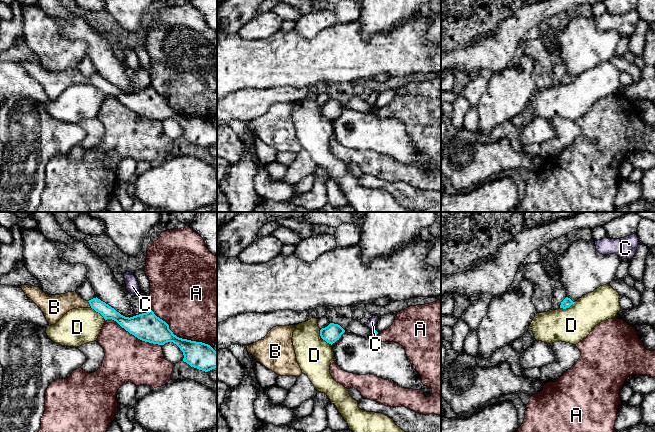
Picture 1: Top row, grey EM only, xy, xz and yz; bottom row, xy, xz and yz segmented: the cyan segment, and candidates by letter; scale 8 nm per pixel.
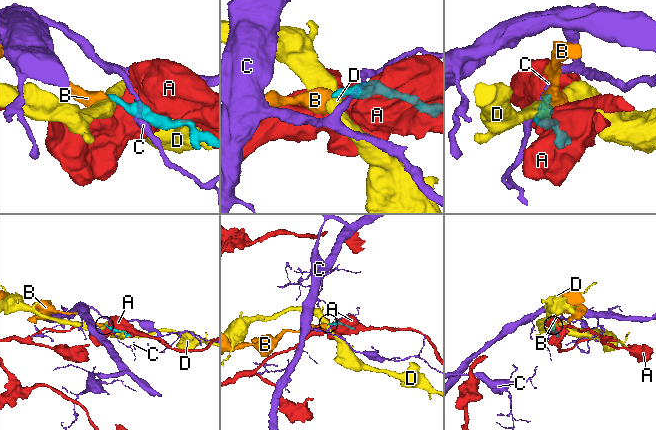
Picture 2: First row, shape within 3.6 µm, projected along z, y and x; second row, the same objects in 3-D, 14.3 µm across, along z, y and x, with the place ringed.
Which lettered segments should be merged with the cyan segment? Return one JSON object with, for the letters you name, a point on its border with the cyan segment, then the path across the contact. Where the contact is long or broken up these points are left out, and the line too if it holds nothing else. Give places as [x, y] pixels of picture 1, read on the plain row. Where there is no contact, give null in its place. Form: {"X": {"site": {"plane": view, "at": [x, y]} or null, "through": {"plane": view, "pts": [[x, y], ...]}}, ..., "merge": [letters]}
{"B": {"site": {"plane": "xy", "at": [89, 79]}, "through": {"plane": "xy", "pts": [[105, 86], [95, 79], [89, 79], [62, 79], [58, 81]]}}, "merge": ["B"]}

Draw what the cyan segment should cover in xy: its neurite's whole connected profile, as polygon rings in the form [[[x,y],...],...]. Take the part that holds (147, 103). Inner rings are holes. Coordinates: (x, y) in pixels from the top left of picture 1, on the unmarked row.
[[[31,61],[20,63],[44,89],[49,102],[55,101],[72,85],[92,84],[105,96],[116,97],[122,104],[142,117],[158,121],[173,118],[183,128],[183,137],[191,143],[205,148],[217,144],[217,128],[210,121],[177,113],[169,105],[169,101],[157,93],[152,86],[129,94],[121,91],[97,73],[89,77],[84,76],[76,67],[48,71],[39,63]]]

